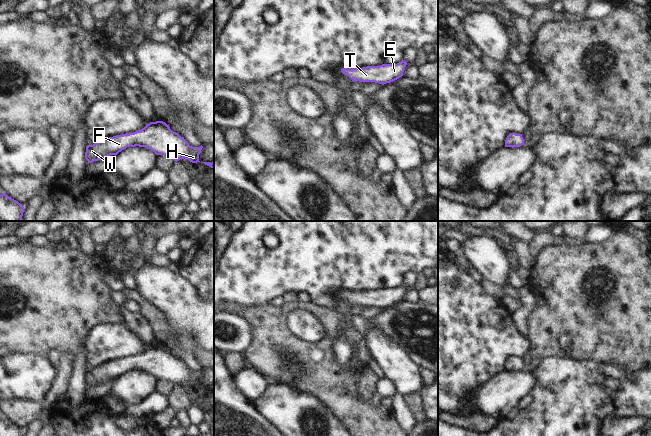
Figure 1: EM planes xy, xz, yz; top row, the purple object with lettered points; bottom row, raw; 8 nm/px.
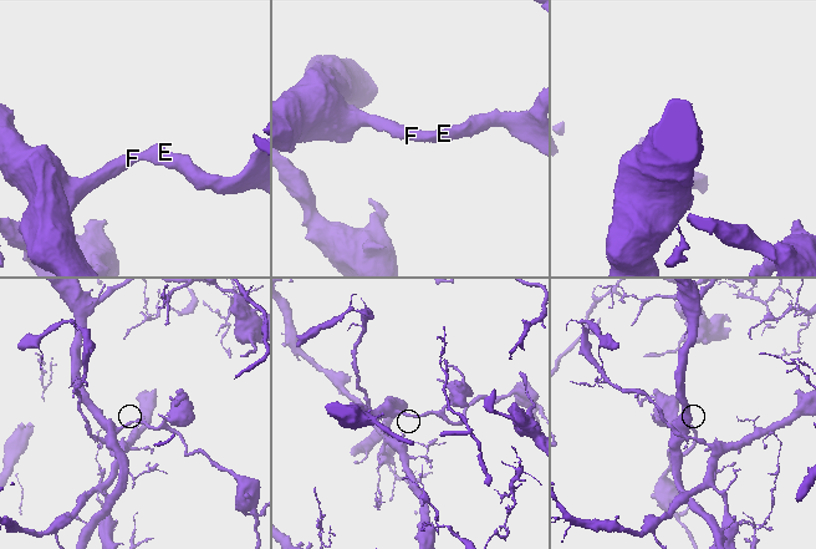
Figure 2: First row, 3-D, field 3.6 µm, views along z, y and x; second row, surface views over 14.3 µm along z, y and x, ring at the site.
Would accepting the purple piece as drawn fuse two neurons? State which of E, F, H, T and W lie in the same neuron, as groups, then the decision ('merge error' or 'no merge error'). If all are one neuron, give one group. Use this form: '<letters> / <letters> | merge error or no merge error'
E F H T W | no merge error

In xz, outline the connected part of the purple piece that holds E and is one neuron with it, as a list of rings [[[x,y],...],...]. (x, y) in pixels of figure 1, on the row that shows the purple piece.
[[[402,60],[397,64],[382,64],[380,66],[367,66],[354,69],[342,68],[341,71],[353,82],[375,82],[384,85],[402,77],[406,65],[407,62]]]

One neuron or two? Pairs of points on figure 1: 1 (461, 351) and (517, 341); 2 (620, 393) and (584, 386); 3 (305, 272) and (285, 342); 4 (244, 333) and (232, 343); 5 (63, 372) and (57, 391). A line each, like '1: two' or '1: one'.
1: one
2: one
3: two
4: one
5: one

